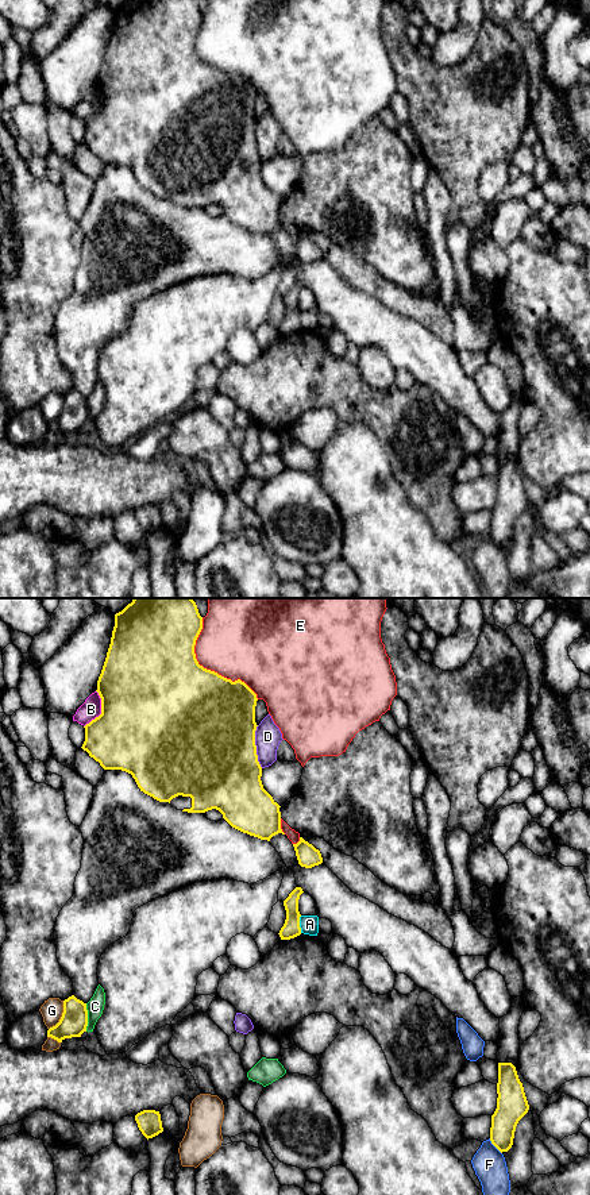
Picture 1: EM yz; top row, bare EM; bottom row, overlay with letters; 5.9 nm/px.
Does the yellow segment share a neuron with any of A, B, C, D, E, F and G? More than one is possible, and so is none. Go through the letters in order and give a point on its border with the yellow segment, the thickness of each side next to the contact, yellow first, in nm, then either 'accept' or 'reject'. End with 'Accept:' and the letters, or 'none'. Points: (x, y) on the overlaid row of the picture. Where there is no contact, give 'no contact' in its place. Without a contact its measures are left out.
A: contact yz (299, 924); calibres 110 and 110 nm; reject
B: contact yz (101, 710); calibres 500 and 120 nm; reject
C: contact yz (87, 1017); calibres 160 and 100 nm; reject
D: contact yz (255, 747); calibres 500 and 160 nm; reject
E: contact yz (205, 669); calibres 500 and 440 nm; reject
F: contact yz (494, 1145); calibres 180 and 190 nm; reject
G: contact yz (62, 1016); calibres 160 and 130 nm; reject
Accept: none

